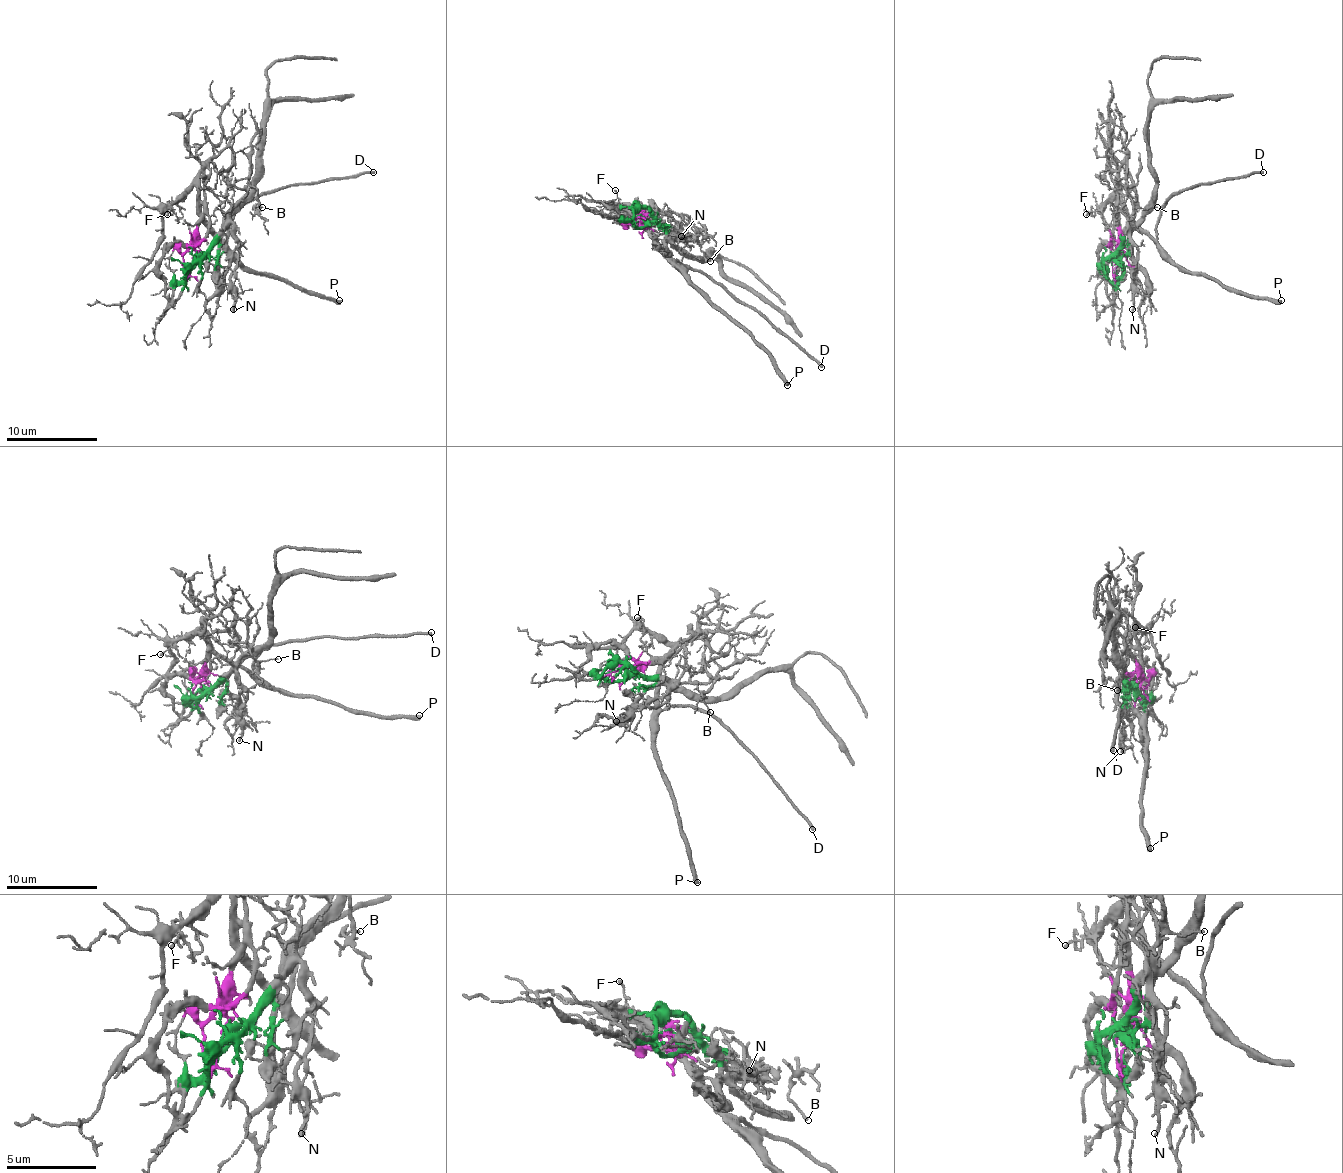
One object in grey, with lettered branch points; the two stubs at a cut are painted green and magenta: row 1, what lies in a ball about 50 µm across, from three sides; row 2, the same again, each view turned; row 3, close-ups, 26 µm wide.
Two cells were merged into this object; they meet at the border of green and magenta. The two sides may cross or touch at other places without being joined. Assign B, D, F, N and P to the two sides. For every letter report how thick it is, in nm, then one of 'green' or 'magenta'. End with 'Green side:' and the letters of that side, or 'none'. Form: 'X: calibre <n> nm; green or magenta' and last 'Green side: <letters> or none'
B: calibre 100 nm; green
D: calibre 240 nm; magenta
F: calibre 70 nm; magenta
N: calibre 150 nm; green
P: calibre 360 nm; magenta
Green side: B, N

